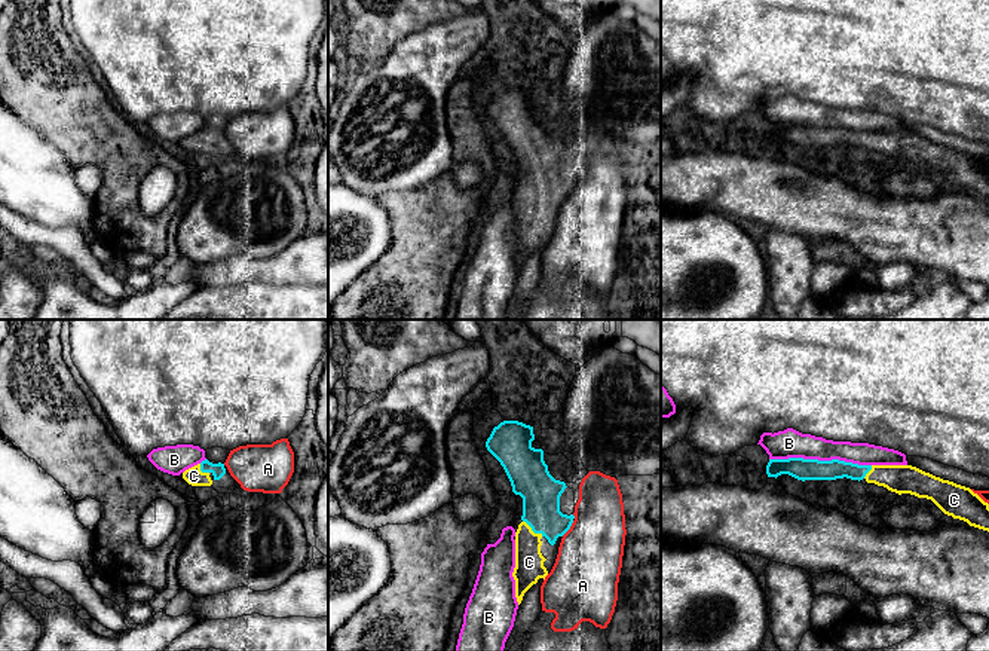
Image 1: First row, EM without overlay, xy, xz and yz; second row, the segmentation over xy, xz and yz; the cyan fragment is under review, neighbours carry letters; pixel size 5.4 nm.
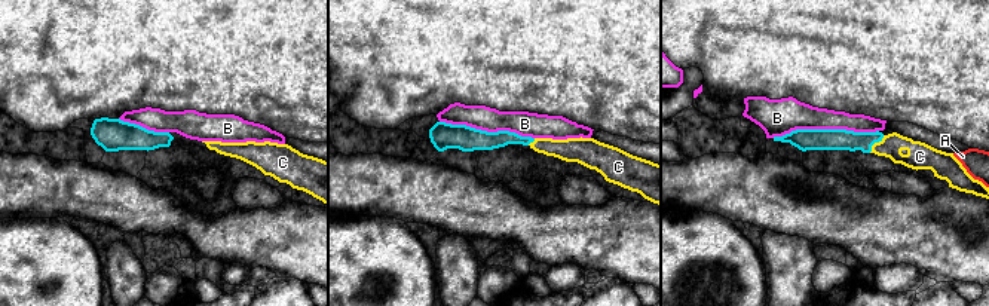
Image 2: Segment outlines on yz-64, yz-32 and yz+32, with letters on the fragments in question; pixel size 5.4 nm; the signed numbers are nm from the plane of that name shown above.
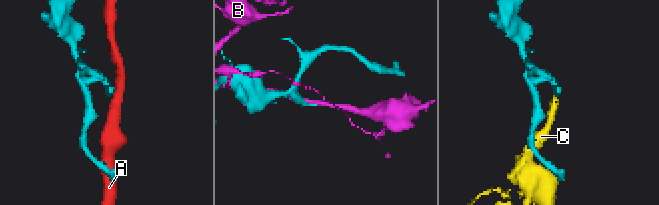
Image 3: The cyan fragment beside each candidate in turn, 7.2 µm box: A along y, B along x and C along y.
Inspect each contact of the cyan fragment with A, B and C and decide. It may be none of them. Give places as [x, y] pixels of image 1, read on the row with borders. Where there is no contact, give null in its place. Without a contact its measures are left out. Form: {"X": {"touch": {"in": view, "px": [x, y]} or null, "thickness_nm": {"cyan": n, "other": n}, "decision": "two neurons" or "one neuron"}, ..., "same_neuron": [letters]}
{"A": {"touch": {"in": "xz", "px": [569, 528]}, "thickness_nm": {"cyan": 220, "other": 360}, "decision": "two neurons"}, "B": {"touch": {"in": "yz", "px": [820, 461]}, "thickness_nm": {"cyan": 120, "other": 160}, "decision": "two neurons"}, "C": {"touch": {"in": "xz", "px": [533, 531]}, "thickness_nm": {"cyan": 220, "other": 160}, "decision": "one neuron"}, "same_neuron": ["C"]}

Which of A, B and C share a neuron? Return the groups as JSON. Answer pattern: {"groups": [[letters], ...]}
{"groups": [["A"], ["B"], ["C"]]}

